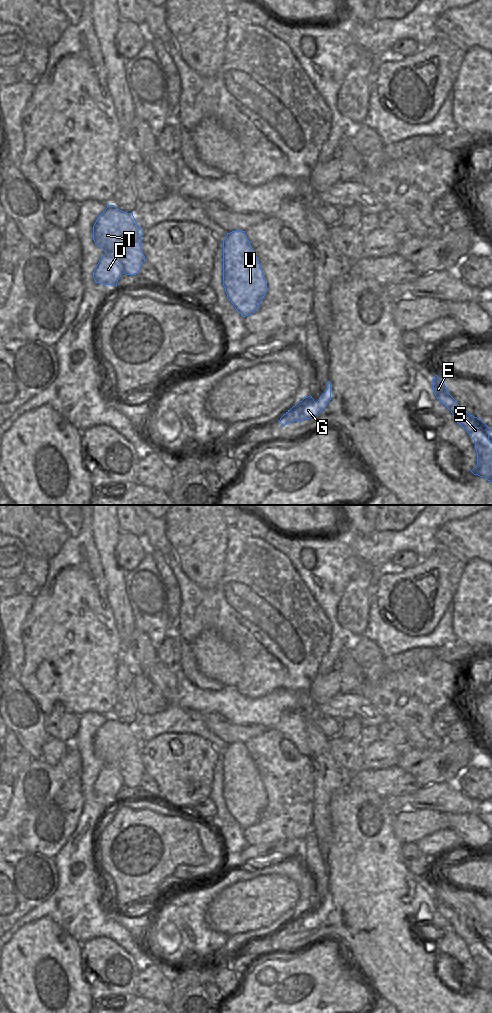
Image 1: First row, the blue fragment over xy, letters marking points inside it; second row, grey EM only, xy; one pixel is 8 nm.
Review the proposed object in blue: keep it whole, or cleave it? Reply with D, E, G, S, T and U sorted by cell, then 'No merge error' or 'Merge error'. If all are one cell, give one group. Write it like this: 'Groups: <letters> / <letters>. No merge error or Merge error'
Groups: D / E G S T U. Merge error

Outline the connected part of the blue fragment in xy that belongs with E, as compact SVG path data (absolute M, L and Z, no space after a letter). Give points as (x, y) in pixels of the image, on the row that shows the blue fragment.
M435 375L432 379L433 392L437 399L453 414L457 423L473 438L477 452L477 466L471 472L492 483L492 443L489 440L490 428L477 417L462 409L449 394L445 383Z

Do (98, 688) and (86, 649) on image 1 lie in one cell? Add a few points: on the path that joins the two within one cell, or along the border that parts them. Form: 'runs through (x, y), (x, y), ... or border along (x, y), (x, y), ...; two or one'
runs through (90, 678), (86, 674), (86, 659); one

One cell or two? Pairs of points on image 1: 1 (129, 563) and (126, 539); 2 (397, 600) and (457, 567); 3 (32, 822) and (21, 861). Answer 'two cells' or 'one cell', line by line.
1: one cell
2: one cell
3: two cells

